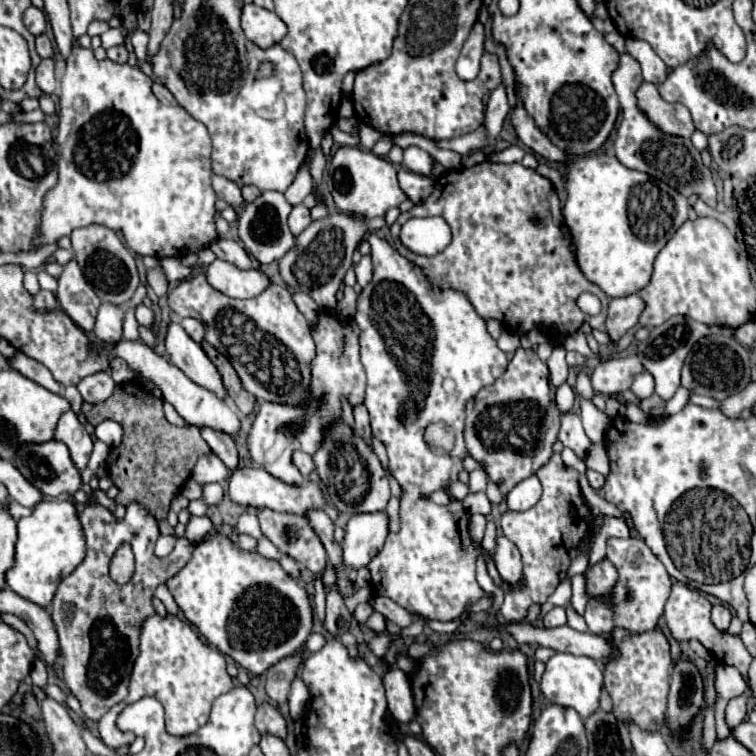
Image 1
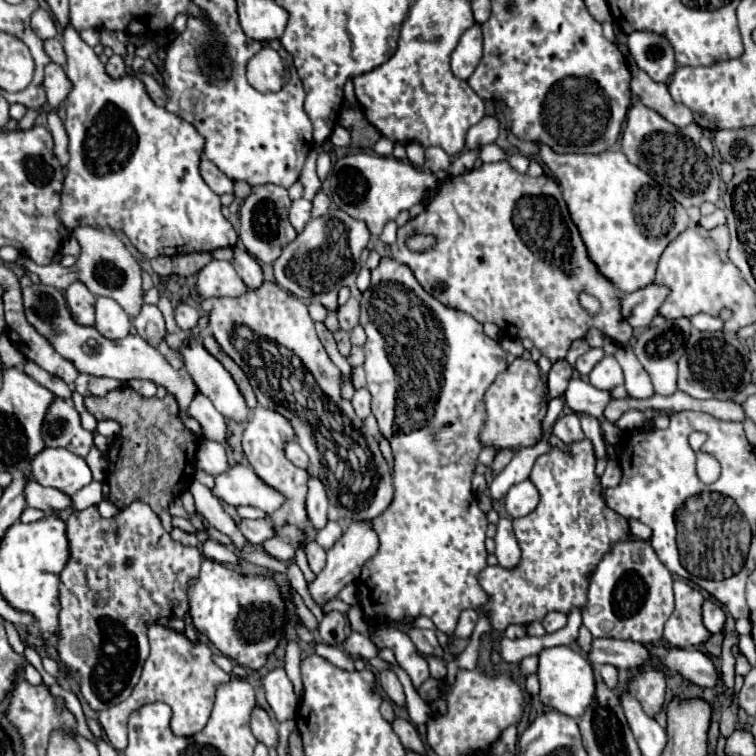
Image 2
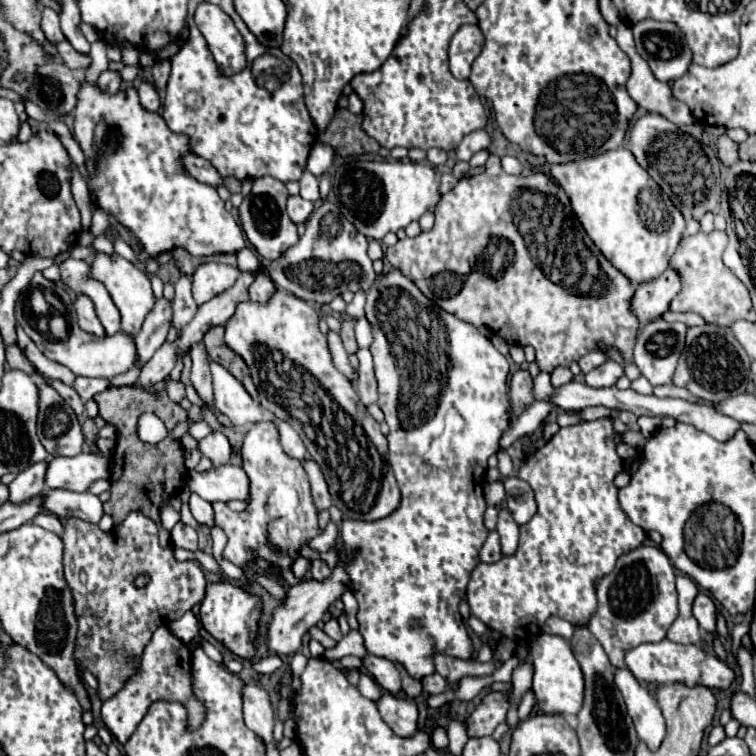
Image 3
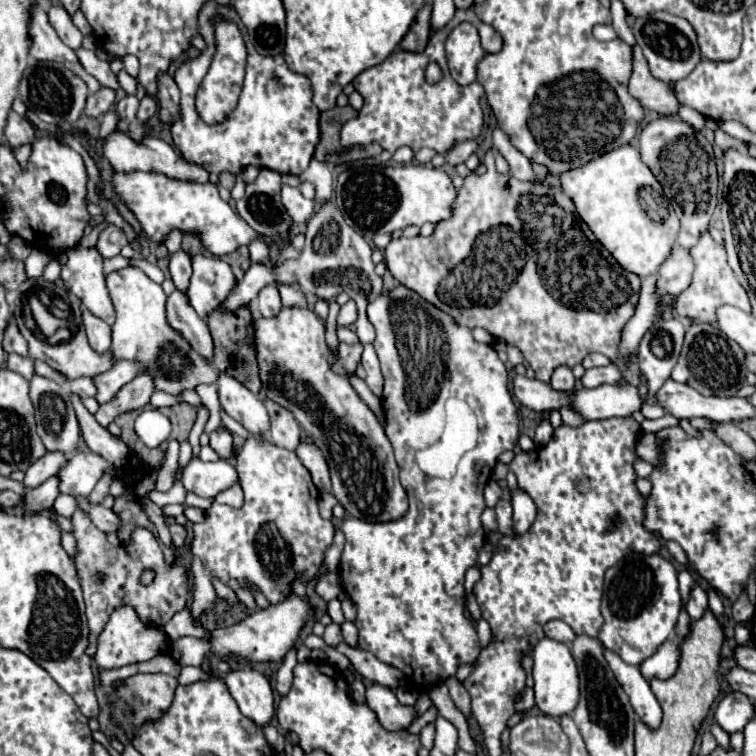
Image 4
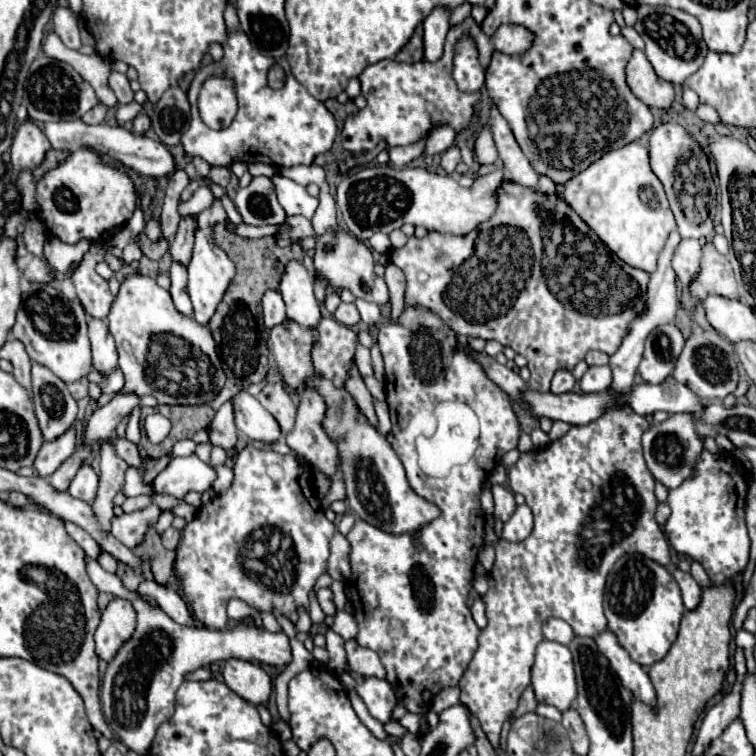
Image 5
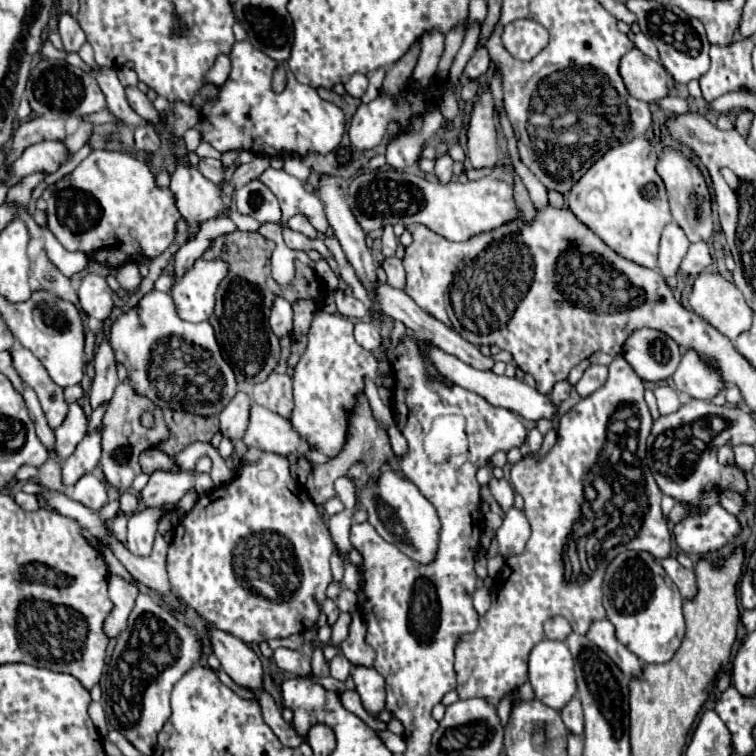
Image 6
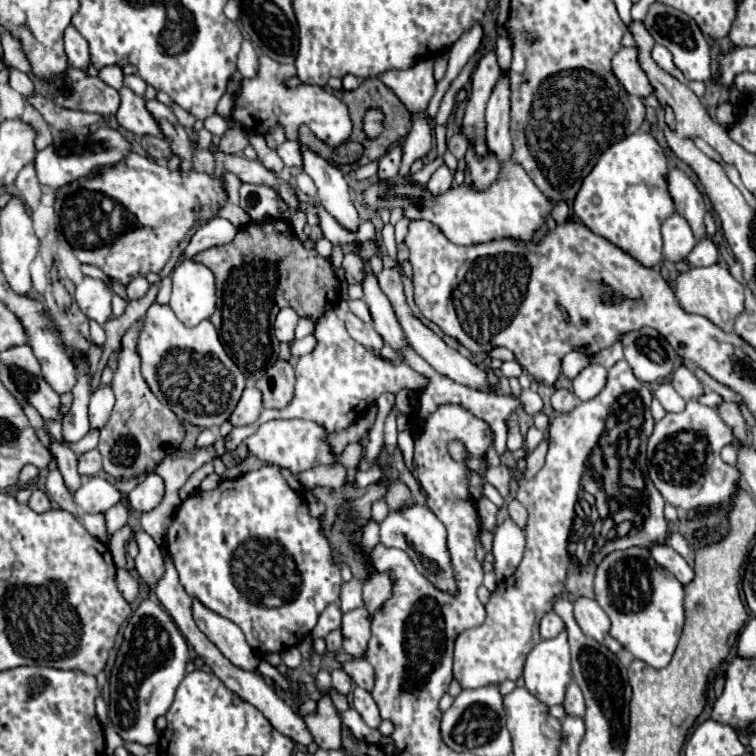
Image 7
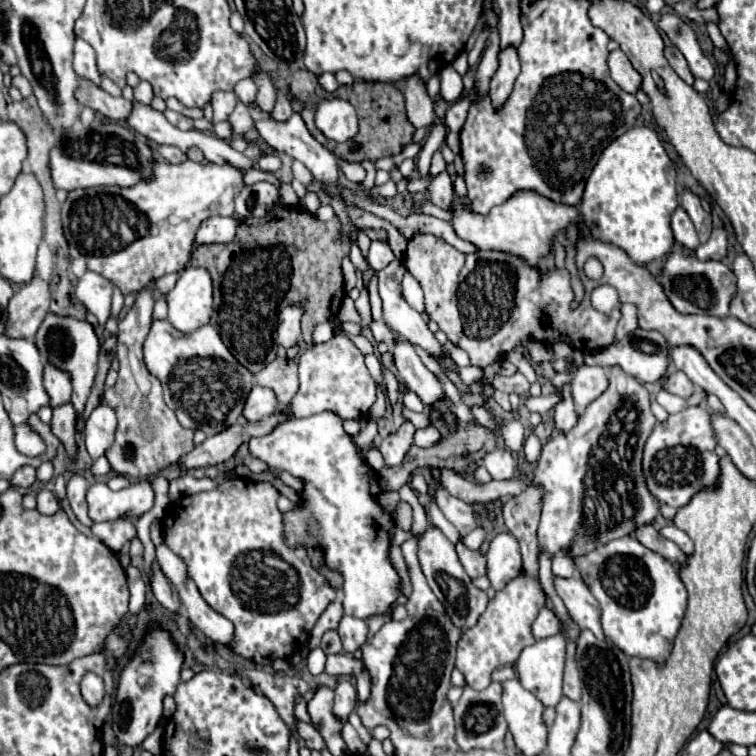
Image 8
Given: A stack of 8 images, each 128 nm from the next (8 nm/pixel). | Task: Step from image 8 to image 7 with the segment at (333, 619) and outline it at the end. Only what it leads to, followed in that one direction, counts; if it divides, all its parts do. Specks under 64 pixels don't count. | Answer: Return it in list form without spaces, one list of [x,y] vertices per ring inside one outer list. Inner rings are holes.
[[[328,604],[326,610],[320,614],[316,628],[312,630],[312,638],[324,638],[328,632],[340,628],[342,624],[342,610],[338,604]]]

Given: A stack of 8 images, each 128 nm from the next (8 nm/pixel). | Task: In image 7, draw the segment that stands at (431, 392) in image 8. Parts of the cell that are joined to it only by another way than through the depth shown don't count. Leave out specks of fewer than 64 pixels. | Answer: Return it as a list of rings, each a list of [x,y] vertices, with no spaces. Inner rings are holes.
[[[364,260],[364,280],[362,280],[362,290],[364,290],[364,302],[368,304],[372,322],[376,332],[384,338],[386,344],[390,344],[396,352],[400,352],[400,348],[408,342],[404,338],[404,332],[400,328],[400,322],[392,310],[390,300],[386,298],[386,294],[380,290],[376,276],[372,274],[370,262]]]

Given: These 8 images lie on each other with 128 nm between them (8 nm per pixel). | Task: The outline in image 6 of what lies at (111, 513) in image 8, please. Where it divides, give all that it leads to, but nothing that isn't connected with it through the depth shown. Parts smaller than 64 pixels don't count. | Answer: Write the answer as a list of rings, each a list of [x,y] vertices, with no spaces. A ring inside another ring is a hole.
[[[158,470],[142,490],[142,500],[146,506],[162,506],[164,502],[178,502],[192,488],[198,494],[208,494],[208,490],[214,488],[210,474],[200,474],[196,470]],[[84,474],[68,492],[68,496],[72,500],[82,502],[84,506],[92,508],[92,510],[100,510],[108,496],[106,496],[106,486],[102,480],[98,480],[94,474]]]

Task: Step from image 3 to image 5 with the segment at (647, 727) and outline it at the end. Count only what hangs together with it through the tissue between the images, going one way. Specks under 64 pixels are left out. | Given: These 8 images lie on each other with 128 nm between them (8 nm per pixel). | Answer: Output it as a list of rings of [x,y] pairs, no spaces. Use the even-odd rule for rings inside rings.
[[[606,630],[596,638],[596,644],[598,644],[600,652],[608,658],[608,662],[610,662],[612,670],[616,672],[616,676],[620,678],[622,686],[632,692],[634,700],[640,700],[654,710],[656,694],[654,694],[654,686],[652,686],[648,674],[642,670],[640,664],[636,664],[636,662],[632,662],[632,658],[628,658],[628,652],[616,642],[616,636],[610,630]]]

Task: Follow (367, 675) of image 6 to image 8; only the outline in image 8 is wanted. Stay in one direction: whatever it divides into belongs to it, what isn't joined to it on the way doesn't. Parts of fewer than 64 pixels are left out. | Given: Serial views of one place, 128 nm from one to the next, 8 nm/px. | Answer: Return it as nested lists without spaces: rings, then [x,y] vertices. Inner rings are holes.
[[[330,654],[326,660],[328,674],[336,674],[336,676],[358,676],[364,670],[364,664],[354,658],[352,654]]]

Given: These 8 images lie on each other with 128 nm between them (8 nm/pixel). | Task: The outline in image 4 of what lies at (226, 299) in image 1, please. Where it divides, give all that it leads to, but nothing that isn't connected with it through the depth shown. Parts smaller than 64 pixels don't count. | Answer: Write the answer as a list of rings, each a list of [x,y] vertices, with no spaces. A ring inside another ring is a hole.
[[[282,306],[282,310],[272,318],[254,318],[252,328],[256,360],[266,398],[288,410],[300,424],[306,440],[324,454],[330,468],[332,494],[344,506],[346,514],[366,522],[390,522],[402,518],[408,510],[408,496],[398,480],[398,466],[392,454],[390,440],[384,434],[384,426],[360,400],[348,378],[332,372],[332,358],[324,342],[324,322],[318,318],[318,314],[308,308]]]

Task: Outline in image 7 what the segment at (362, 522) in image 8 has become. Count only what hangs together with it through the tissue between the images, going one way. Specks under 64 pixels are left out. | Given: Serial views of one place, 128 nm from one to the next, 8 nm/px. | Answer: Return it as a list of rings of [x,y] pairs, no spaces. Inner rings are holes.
[[[270,420],[258,426],[258,430],[246,438],[246,446],[250,454],[258,456],[268,464],[276,464],[280,468],[288,468],[292,472],[304,472],[318,464],[334,464],[336,454],[332,454],[330,446],[324,442],[326,430],[320,430],[316,422],[308,420]],[[350,580],[346,584],[342,584],[342,592],[340,592],[340,610],[342,612],[350,612],[354,608],[364,606],[362,604],[362,580]]]

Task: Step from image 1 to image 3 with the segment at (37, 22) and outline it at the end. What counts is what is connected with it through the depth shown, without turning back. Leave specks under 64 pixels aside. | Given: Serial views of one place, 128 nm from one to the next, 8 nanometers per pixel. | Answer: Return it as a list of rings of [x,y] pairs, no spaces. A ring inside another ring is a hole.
[[[44,8],[44,10],[42,10],[40,30],[44,32],[46,40],[52,42],[52,44],[66,40],[64,34],[62,34],[62,30],[60,30],[60,18],[58,18],[58,14],[56,14],[54,10],[50,10],[50,8]]]

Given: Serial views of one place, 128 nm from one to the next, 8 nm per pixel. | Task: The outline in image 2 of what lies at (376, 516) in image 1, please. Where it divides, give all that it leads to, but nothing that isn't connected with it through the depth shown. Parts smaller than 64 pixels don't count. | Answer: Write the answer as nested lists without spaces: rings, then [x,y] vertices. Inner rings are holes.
[[[362,520],[362,522],[352,522],[348,526],[348,530],[342,534],[342,538],[326,552],[326,566],[324,570],[318,574],[318,578],[308,584],[308,590],[312,594],[312,598],[324,606],[328,600],[336,598],[338,592],[348,584],[348,582],[356,582],[358,576],[360,576],[360,570],[364,566],[364,562],[368,562],[376,552],[378,552],[378,534],[374,532],[372,524],[368,520]]]

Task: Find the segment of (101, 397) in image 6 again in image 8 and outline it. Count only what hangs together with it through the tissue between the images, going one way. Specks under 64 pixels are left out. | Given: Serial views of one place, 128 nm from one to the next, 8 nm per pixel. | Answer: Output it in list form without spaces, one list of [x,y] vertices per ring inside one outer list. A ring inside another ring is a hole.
[[[100,402],[86,420],[84,436],[86,448],[92,458],[104,456],[104,450],[112,446],[112,438],[116,432],[116,412],[106,402]]]

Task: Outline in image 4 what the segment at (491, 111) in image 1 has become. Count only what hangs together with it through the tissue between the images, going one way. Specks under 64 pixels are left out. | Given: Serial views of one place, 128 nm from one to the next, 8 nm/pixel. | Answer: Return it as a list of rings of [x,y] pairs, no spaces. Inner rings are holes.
[[[464,140],[464,142],[458,142],[448,154],[446,154],[446,162],[450,166],[456,166],[456,164],[462,164],[466,162],[466,158],[470,154],[474,154],[478,150],[478,142],[476,140]]]

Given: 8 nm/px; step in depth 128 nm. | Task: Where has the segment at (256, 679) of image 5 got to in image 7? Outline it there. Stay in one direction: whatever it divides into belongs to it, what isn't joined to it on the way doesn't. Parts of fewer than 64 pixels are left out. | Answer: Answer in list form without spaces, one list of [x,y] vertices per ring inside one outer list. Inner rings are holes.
[[[194,600],[194,622],[196,626],[204,632],[204,636],[224,654],[224,658],[228,658],[234,666],[242,668],[242,670],[256,670],[260,664],[260,656],[248,646],[242,630],[218,616],[216,612],[208,610],[204,604]]]

